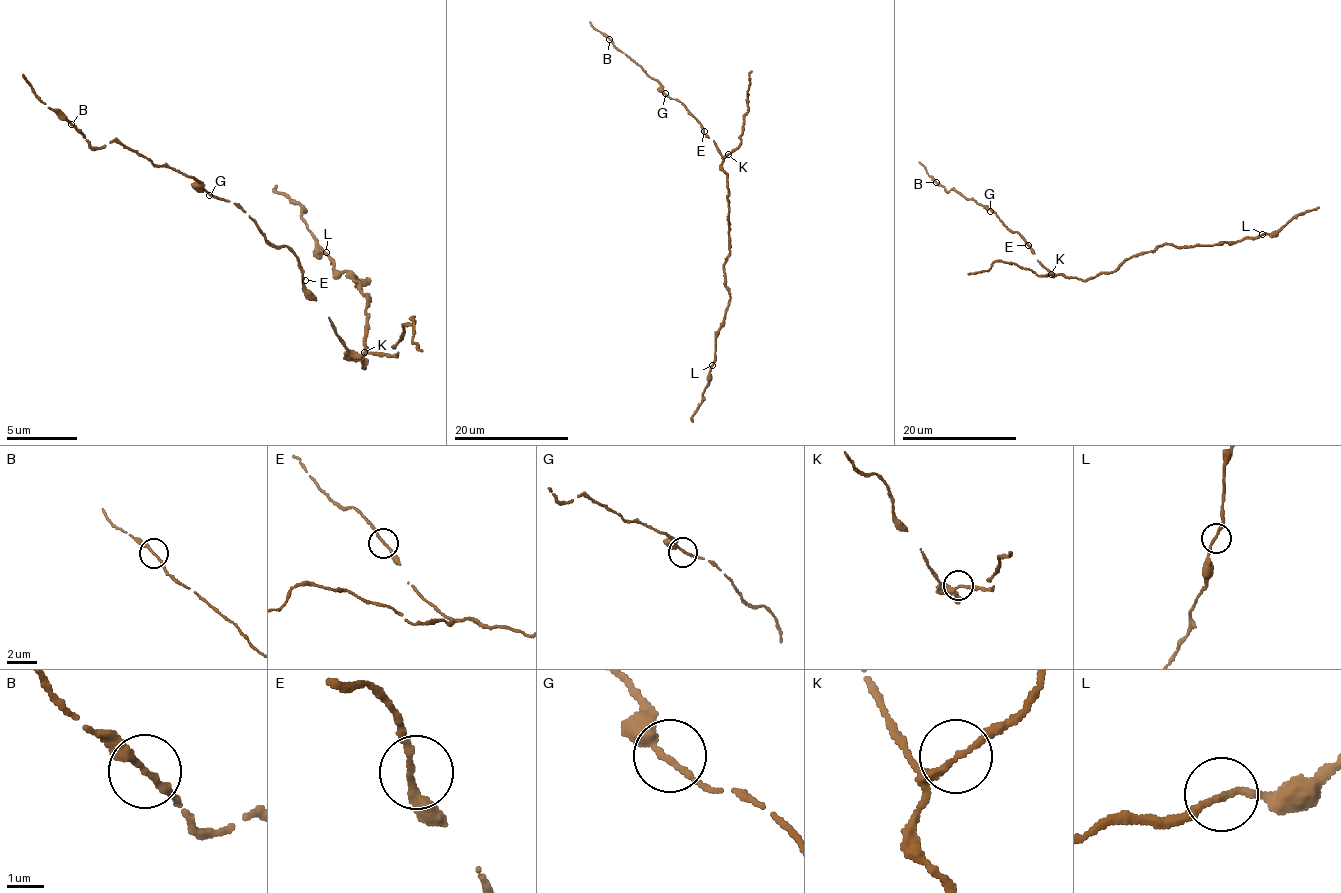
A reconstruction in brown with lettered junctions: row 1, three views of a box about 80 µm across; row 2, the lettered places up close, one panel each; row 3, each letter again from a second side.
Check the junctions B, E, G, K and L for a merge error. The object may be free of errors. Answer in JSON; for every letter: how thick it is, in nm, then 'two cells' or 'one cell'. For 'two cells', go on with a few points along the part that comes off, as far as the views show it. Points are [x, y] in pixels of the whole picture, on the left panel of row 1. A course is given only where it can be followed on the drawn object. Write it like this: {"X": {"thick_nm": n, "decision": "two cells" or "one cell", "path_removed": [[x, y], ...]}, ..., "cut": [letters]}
{"B": {"thick_nm": 180, "decision": "one cell"}, "E": {"thick_nm": 160, "decision": "one cell"}, "G": {"thick_nm": 150, "decision": "one cell"}, "K": {"thick_nm": 190, "decision": "one cell"}, "L": {"thick_nm": 170, "decision": "one cell"}, "cut": []}

